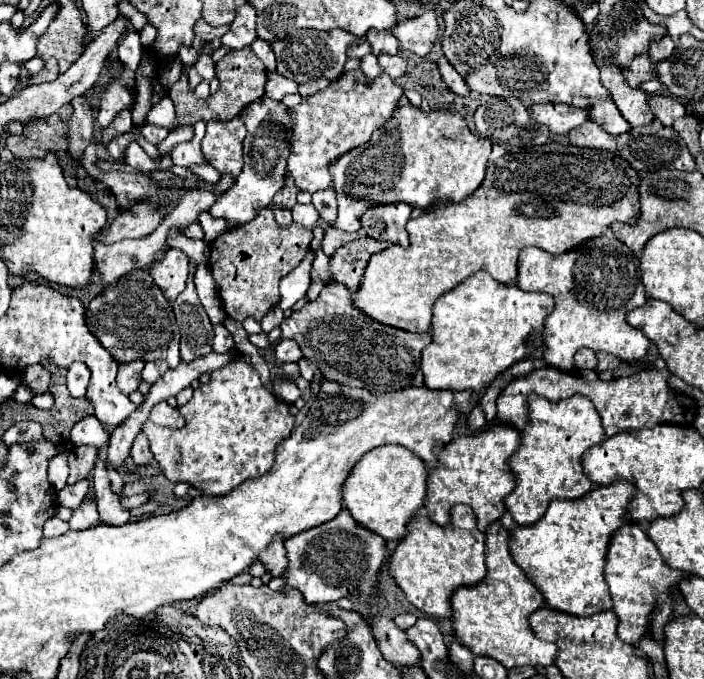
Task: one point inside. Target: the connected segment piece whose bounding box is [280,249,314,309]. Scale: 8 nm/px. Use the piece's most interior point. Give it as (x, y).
(293, 287)

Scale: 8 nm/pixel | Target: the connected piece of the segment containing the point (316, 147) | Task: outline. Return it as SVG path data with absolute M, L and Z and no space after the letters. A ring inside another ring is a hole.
M358 69L342 73L342 77L332 81L326 89L304 97L300 105L288 109L292 115L288 173L294 177L296 187L308 193L330 187L330 165L354 147L370 141L372 131L384 127L384 123L390 119L402 93L404 91L388 75L380 75L370 81Z

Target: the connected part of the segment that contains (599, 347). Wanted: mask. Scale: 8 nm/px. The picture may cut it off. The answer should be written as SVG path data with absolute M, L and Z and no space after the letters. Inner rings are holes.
M588 241L562 255L550 255L546 251L540 251L538 247L524 247L518 255L516 287L524 291L544 291L554 297L554 309L548 315L548 319L544 319L542 335L546 345L544 361L548 367L572 371L572 357L580 347L588 347L592 351L606 351L624 361L642 359L650 347L650 339L646 339L640 329L634 329L624 321L628 311L646 303L646 293L638 277L636 259L620 243L614 243L612 247L612 241L608 241L608 247L600 247L600 241Z

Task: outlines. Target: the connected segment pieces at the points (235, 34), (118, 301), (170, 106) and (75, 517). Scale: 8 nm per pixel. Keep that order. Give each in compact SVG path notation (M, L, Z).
M248 3L236 9L236 19L230 25L230 31L222 37L222 45L230 49L240 50L250 46L256 39L256 11Z
M132 271L124 275L114 287L106 287L100 295L96 295L88 307L86 307L86 323L92 335L100 341L100 345L110 351L110 355L118 363L128 363L132 359L164 359L168 361L168 367L176 367L180 361L180 334L176 332L176 323L174 323L174 313L162 291L156 287L154 281L140 281L140 271Z
M165 95L157 104L152 106L147 114L146 122L156 126L165 127L168 130L178 128L175 107L168 95Z
M86 499L78 509L74 509L68 523L70 523L70 529L74 529L74 531L96 527L96 523L100 523L100 517L96 511L96 501Z

